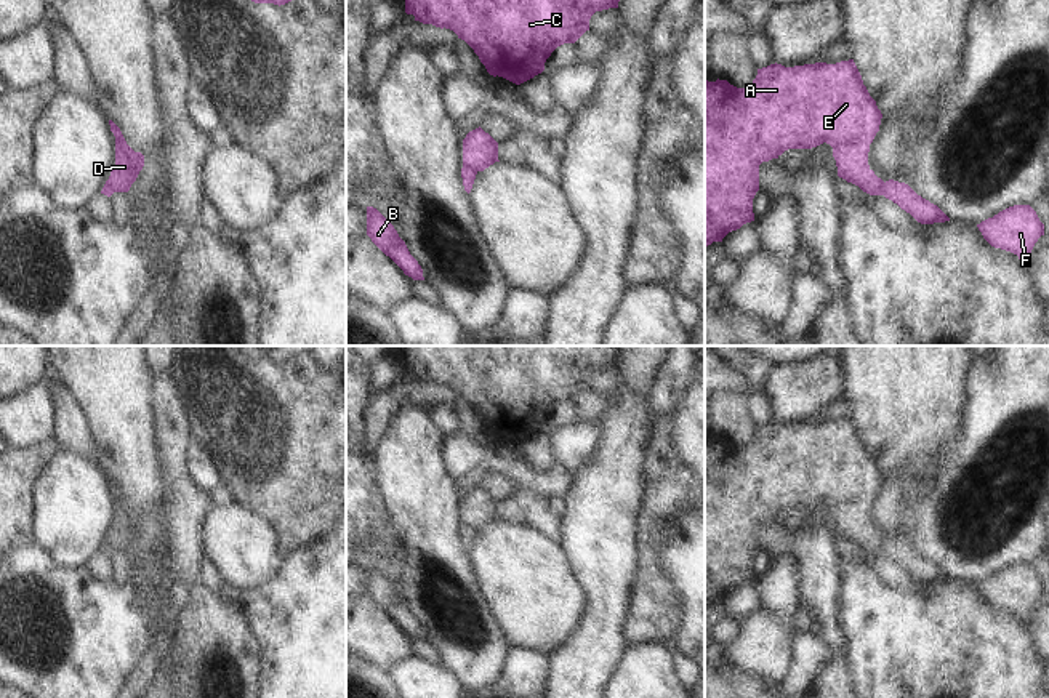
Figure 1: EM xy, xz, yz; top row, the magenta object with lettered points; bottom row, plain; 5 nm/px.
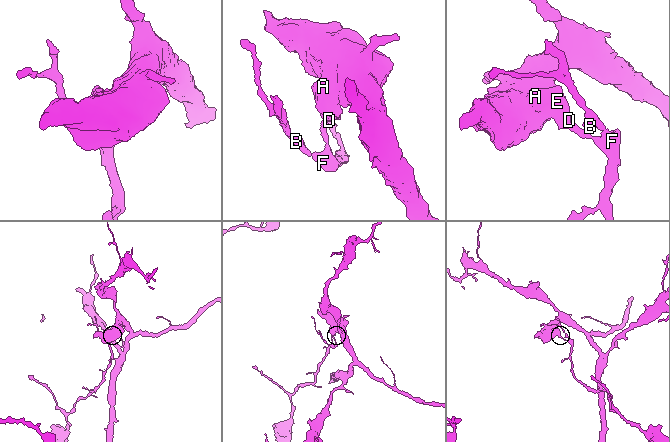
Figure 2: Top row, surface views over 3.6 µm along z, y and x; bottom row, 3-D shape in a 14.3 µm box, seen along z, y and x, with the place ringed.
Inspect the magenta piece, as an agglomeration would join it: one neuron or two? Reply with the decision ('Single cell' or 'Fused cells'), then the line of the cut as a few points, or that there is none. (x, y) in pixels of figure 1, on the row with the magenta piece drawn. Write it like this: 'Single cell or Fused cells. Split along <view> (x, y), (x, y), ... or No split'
Fused cells. Split along xz (463, 164), (476, 172)

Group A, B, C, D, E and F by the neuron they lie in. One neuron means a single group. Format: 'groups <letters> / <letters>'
groups A C D E / B F

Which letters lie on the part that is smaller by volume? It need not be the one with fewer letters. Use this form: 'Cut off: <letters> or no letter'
Cut off: B, F

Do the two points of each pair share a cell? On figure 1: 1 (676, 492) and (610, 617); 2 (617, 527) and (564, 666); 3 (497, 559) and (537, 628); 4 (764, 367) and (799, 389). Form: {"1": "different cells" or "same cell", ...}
{"1": "different cells", "2": "same cell", "3": "same cell", "4": "different cells"}

